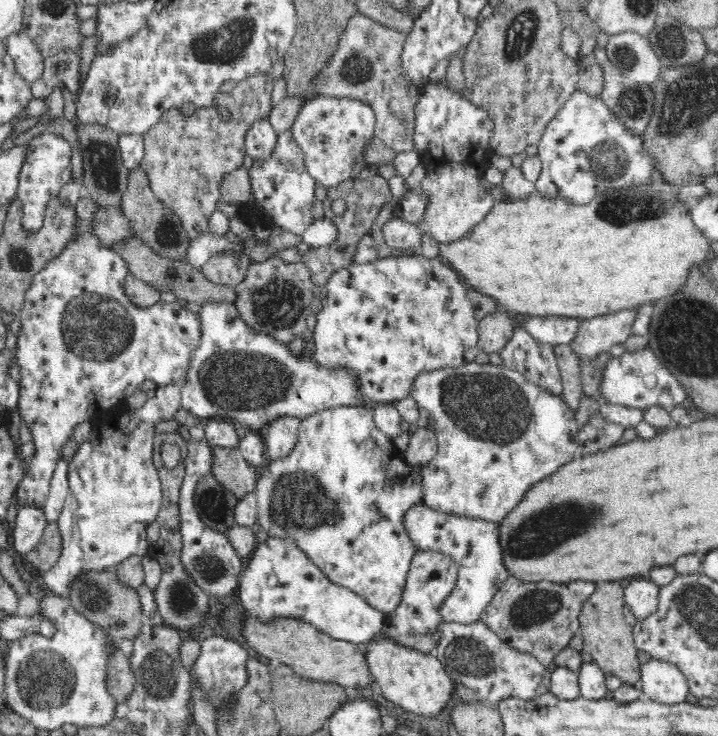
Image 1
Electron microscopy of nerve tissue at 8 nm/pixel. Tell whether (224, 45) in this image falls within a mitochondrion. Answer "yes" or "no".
yes

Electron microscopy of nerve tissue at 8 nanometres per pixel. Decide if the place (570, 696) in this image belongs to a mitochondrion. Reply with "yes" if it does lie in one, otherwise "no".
no

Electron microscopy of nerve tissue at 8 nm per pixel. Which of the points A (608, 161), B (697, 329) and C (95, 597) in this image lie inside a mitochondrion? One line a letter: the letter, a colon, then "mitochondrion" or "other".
A: mitochondrion
B: mitochondrion
C: mitochondrion

